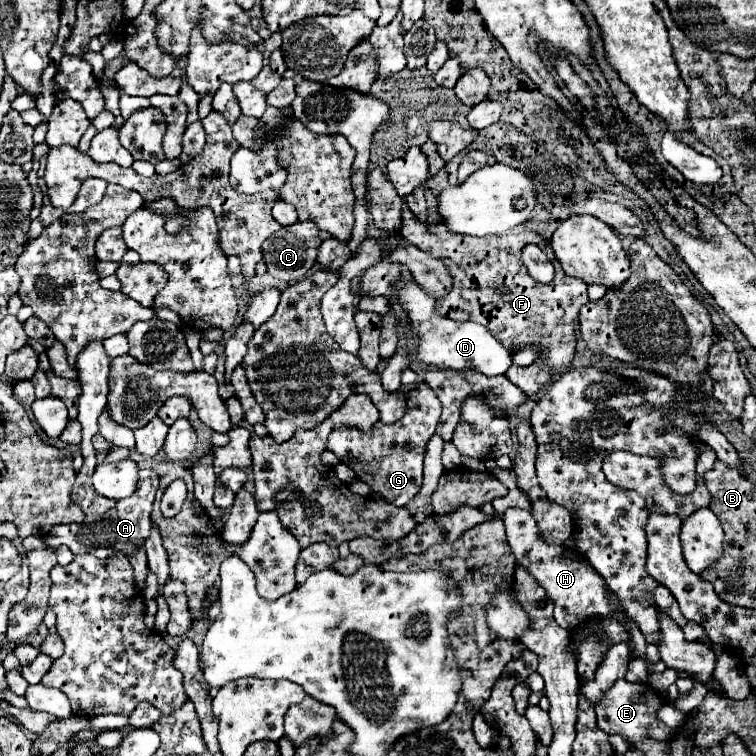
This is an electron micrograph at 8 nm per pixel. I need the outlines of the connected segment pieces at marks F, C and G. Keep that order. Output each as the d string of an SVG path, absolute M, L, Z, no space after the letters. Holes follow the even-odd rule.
M406 204L402 208L402 216L404 220L400 236L410 244L418 246L420 250L432 256L440 256L452 272L454 278L452 292L446 298L436 300L436 310L442 316L450 320L462 320L462 322L472 320L482 324L512 354L518 352L524 344L538 344L544 348L542 358L532 366L508 368L506 378L514 386L518 386L528 396L536 396L540 388L548 386L554 380L554 374L568 370L572 356L576 352L578 312L584 304L588 304L588 294L586 294L588 286L582 280L568 276L560 268L560 262L556 260L552 248L536 232L476 238L476 236L452 234L442 222L440 224L418 222L416 216L412 216L412 212L406 208ZM526 244L536 244L548 254L550 262L556 268L554 280L550 284L540 284L528 274L520 258L522 248Z
M296 222L274 232L262 246L268 272L284 282L302 280L318 256L318 232L314 222Z
M422 382L416 384L408 394L408 410L394 424L376 422L372 432L360 432L358 428L340 426L328 436L328 448L338 456L338 460L356 472L356 478L366 482L374 494L382 496L386 502L404 508L418 492L422 484L422 460L426 454L426 444L440 422L442 404L434 390Z

